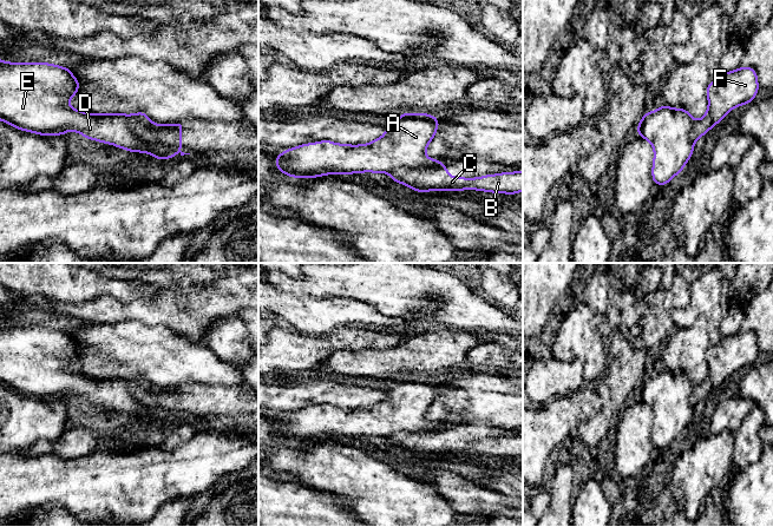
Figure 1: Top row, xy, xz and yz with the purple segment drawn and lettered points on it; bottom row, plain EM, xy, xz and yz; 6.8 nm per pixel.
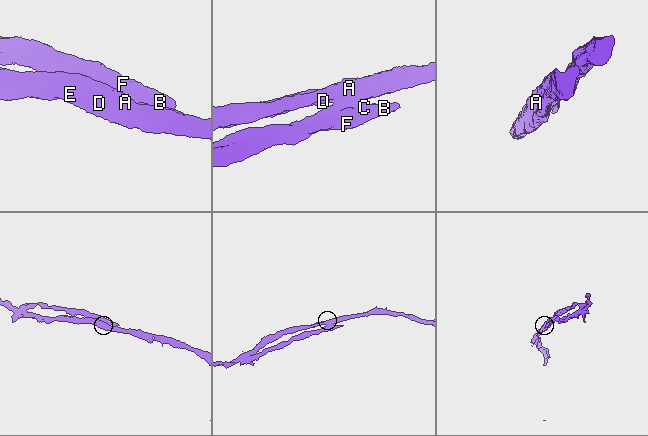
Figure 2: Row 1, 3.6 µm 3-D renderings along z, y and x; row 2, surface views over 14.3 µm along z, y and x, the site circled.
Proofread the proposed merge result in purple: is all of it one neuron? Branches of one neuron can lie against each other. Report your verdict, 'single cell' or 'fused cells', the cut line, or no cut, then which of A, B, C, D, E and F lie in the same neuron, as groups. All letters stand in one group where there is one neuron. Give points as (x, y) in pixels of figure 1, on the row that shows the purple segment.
fused cells; cut xy (133, 127), (142, 138), (149, 142), (169, 144), (178, 150); groups A D E / B C F

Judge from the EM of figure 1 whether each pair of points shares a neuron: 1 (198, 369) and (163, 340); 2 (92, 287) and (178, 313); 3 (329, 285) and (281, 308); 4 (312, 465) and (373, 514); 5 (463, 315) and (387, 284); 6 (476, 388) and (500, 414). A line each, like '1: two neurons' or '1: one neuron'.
1: one neuron
2: two neurons
3: one neuron
4: one neuron
5: one neuron
6: one neuron

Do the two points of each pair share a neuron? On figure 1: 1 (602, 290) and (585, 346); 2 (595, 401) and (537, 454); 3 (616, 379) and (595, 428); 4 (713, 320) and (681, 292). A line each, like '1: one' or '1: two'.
1: two
2: one
3: one
4: two

